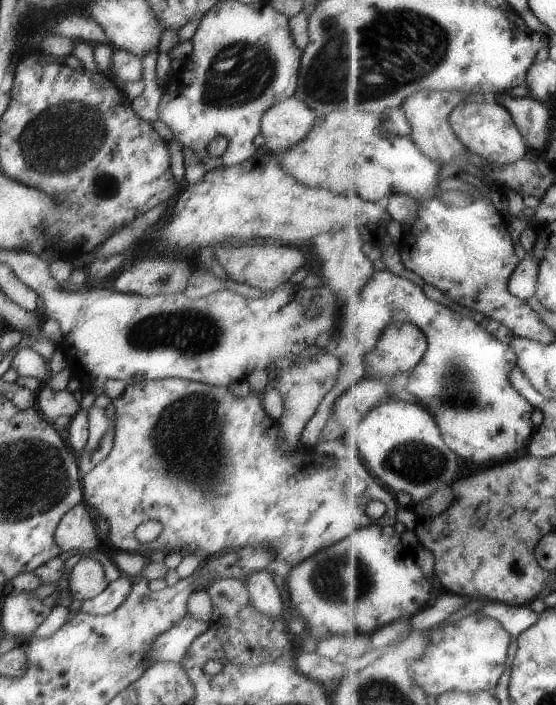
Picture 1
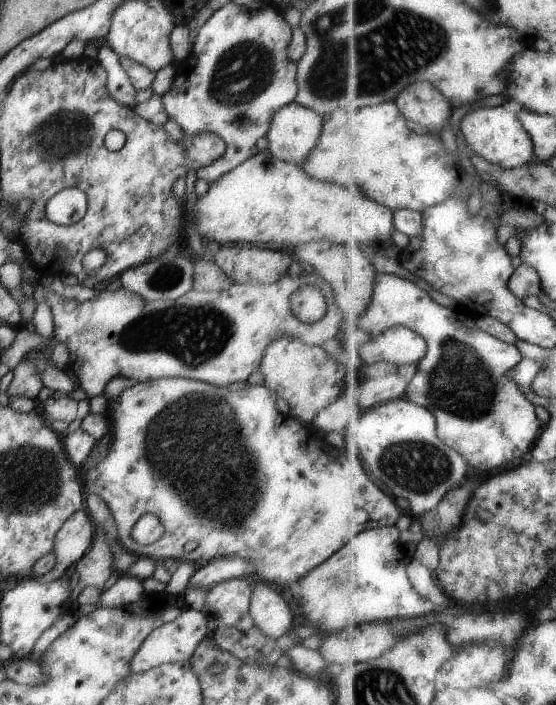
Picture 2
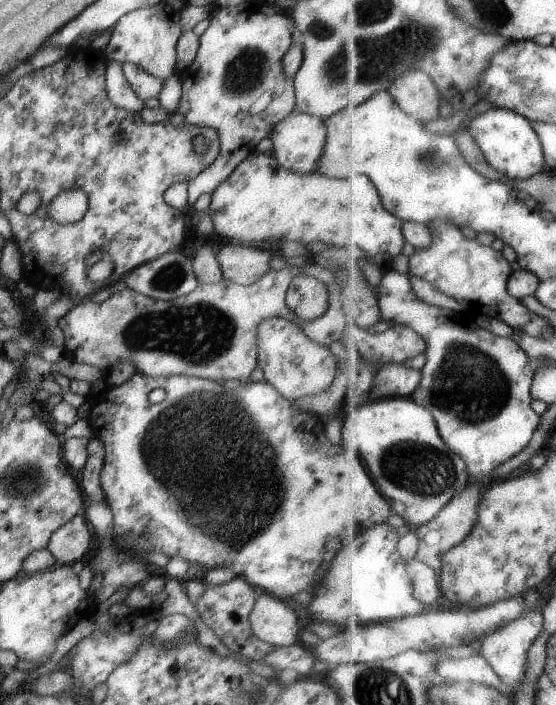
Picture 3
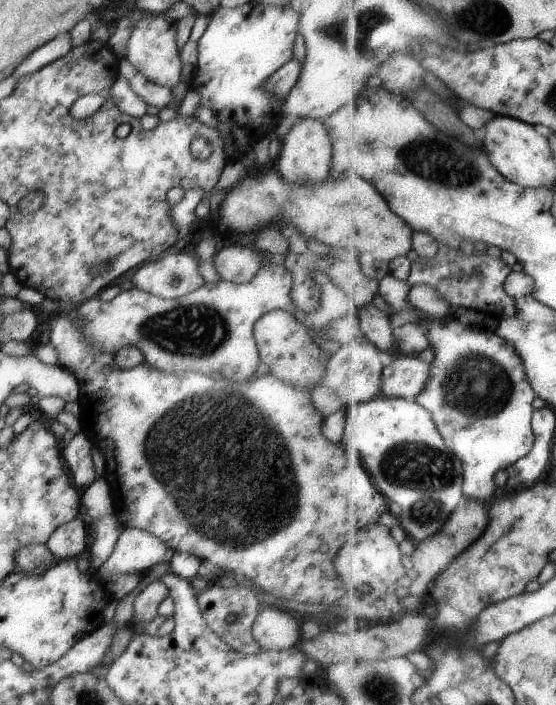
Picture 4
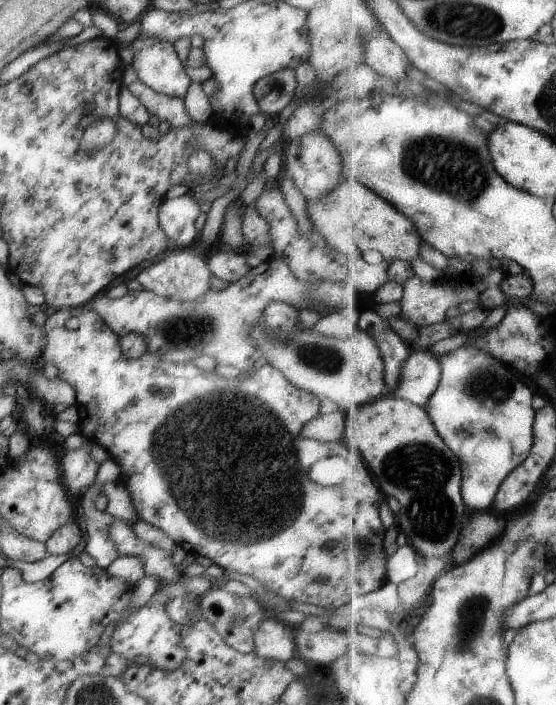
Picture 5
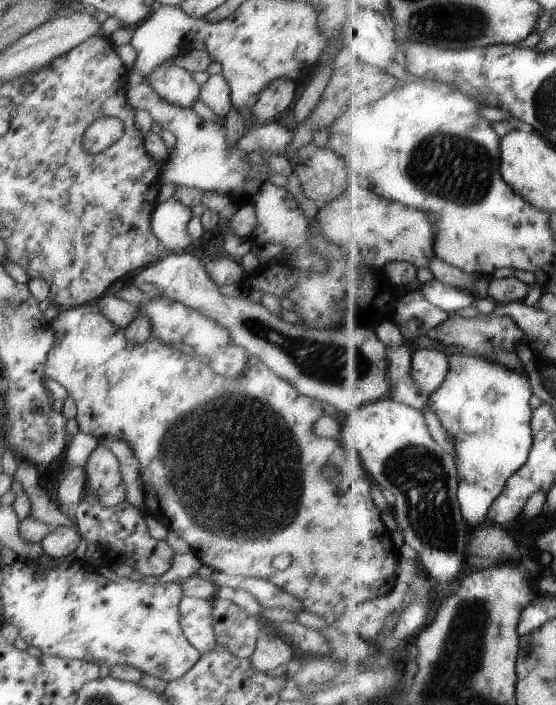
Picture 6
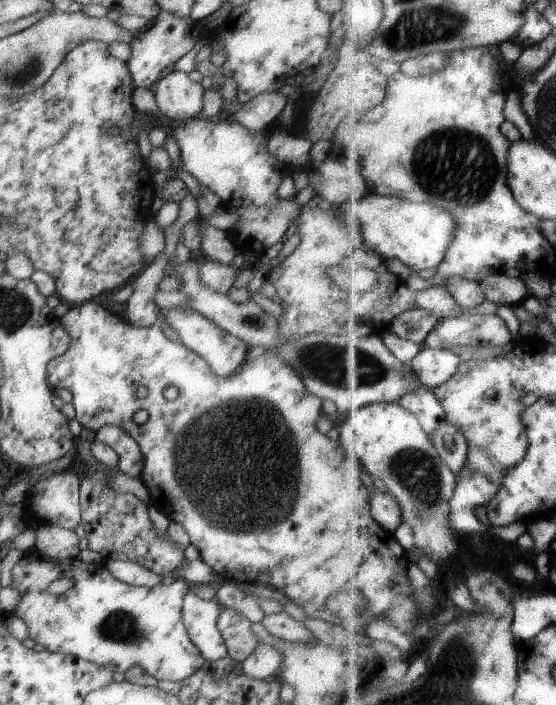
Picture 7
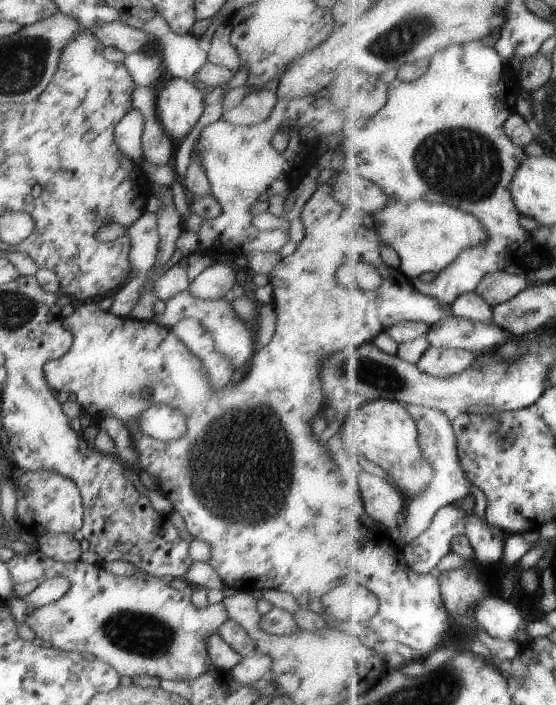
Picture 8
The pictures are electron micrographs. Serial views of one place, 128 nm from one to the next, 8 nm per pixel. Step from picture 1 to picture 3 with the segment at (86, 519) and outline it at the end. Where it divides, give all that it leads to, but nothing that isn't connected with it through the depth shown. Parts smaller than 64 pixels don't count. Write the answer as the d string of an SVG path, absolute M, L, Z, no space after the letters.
M76 514L51 534L46 549L58 565L73 565L80 561L91 542L91 532L85 522L86 516Z

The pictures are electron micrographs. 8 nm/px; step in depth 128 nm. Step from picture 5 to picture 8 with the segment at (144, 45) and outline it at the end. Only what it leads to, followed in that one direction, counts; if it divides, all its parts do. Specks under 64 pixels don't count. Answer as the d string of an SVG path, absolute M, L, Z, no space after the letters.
M166 77L159 85L155 111L163 132L174 142L175 148L183 142L196 125L208 102L203 102L201 87L196 82L187 82L183 78Z

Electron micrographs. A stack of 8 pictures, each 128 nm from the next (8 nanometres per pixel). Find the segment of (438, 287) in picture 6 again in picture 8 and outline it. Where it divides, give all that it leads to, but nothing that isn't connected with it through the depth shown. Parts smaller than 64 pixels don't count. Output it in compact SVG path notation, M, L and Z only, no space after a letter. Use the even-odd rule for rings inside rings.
M327 177L324 183L316 186L316 190L311 194L311 198L305 202L303 210L301 210L300 218L301 224L305 234L303 239L297 248L293 250L293 254L289 254L286 258L281 258L273 270L271 270L269 284L273 289L272 306L276 315L275 330L273 332L273 338L261 349L257 349L253 356L251 356L251 362L249 364L248 372L239 380L239 382L233 382L223 386L221 390L213 390L209 380L207 380L207 374L201 366L199 358L195 358L185 346L174 336L170 329L159 326L153 321L134 320L133 318L119 318L111 315L108 311L104 312L95 304L95 302L89 302L89 304L81 304L77 306L74 312L63 317L63 328L71 334L73 342L69 346L69 350L63 354L63 356L55 358L54 360L47 360L43 364L43 378L47 382L47 386L56 393L66 392L75 394L76 404L80 407L80 411L83 414L89 414L94 419L99 419L102 414L104 416L115 416L119 418L131 438L131 444L137 452L140 471L145 470L147 474L154 476L157 480L157 486L159 486L159 493L164 496L171 504L172 510L179 512L179 515L183 518L186 532L196 540L203 540L209 550L211 550L208 560L209 566L215 570L219 579L222 581L224 587L233 588L235 591L240 592L253 592L261 591L264 589L272 589L276 591L286 592L293 595L297 605L303 610L307 610L321 616L327 624L331 626L336 625L335 621L331 618L327 618L325 610L321 605L320 599L323 594L329 592L334 587L341 584L361 584L369 588L379 598L380 608L379 612L375 614L375 617L371 624L363 629L365 636L372 648L381 648L382 645L393 641L394 643L403 644L413 650L416 656L424 656L433 653L438 647L448 647L451 644L447 632L449 632L449 622L451 622L450 612L447 610L445 603L443 602L441 587L438 578L431 576L431 574L418 574L415 570L411 569L411 566L407 564L405 560L404 550L398 547L391 536L387 534L386 528L381 525L377 520L373 520L367 512L365 512L365 504L363 504L363 487L361 486L360 475L358 470L347 466L344 459L337 452L335 445L319 444L315 440L314 435L311 432L309 424L311 418L321 413L321 409L325 405L324 390L321 390L321 382L319 382L319 364L323 362L325 364L325 358L333 352L339 352L345 348L359 348L367 342L372 342L379 336L379 334L385 334L386 331L401 322L425 322L425 324L431 326L440 322L442 319L451 315L450 307L439 304L433 297L422 294L400 269L391 268L387 266L381 256L382 241L378 236L379 228L377 227L377 220L373 213L367 213L360 209L349 209L341 206L339 202L336 202L331 196L331 180ZM349 260L362 260L364 263L373 264L379 270L379 274L383 278L383 284L373 291L365 291L360 289L339 288L336 285L335 272L339 264L348 262ZM151 404L167 404L171 408L177 408L183 416L185 416L185 424L187 431L181 438L177 440L171 440L169 442L157 441L151 436L145 436L139 426L137 426L137 416Z

